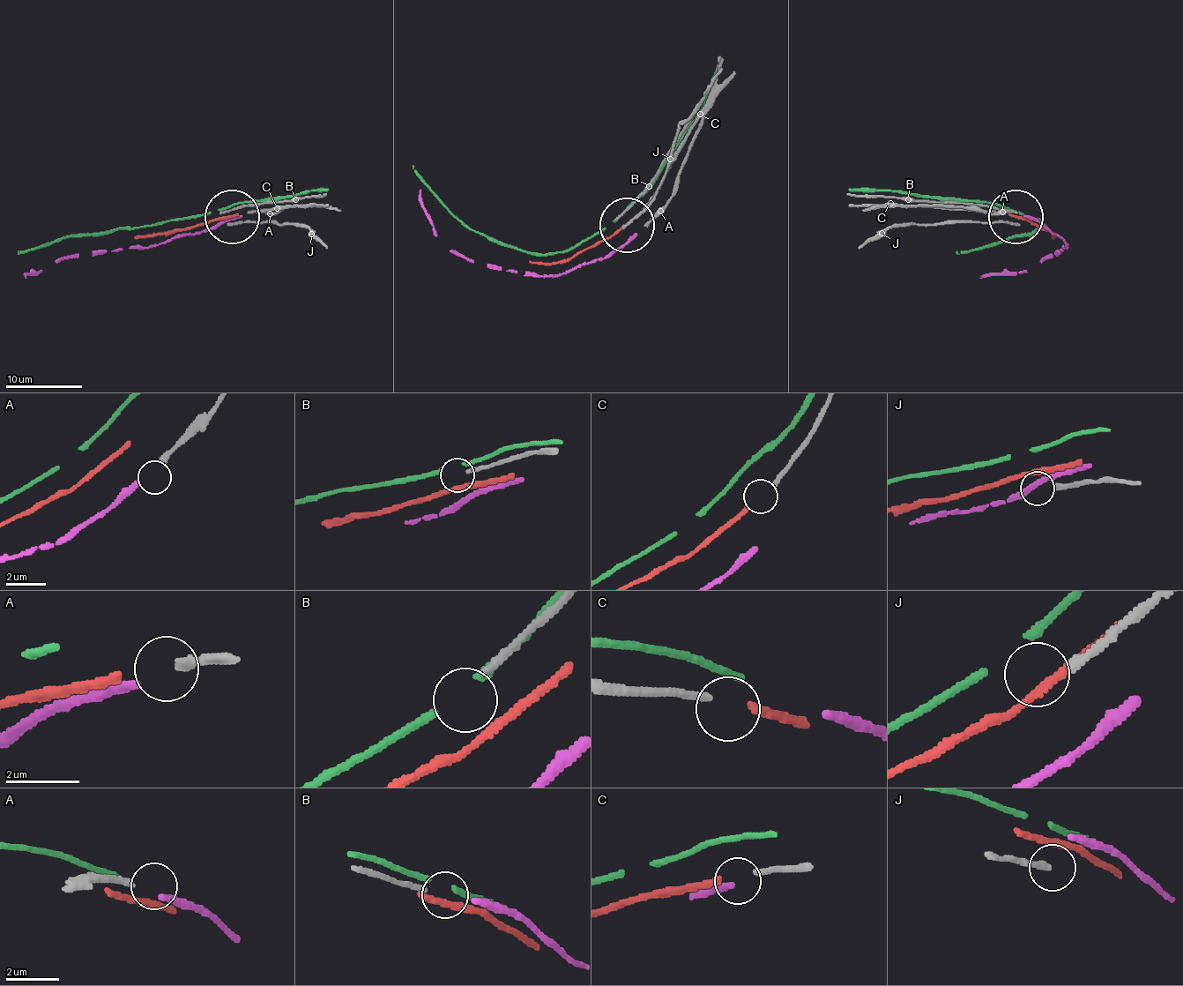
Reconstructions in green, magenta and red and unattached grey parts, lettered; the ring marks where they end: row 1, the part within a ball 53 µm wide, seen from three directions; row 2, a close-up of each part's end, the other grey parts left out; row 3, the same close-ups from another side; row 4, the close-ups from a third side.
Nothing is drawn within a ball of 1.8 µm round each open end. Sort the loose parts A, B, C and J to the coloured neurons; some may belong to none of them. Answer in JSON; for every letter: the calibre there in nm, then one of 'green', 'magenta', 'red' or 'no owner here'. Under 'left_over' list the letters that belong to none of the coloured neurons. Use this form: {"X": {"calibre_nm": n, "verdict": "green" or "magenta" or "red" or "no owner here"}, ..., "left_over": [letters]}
{"A": {"calibre_nm": 220, "verdict": "magenta"}, "B": {"calibre_nm": 190, "verdict": "no owner here"}, "C": {"calibre_nm": 220, "verdict": "red"}, "J": {"calibre_nm": 240, "verdict": "no owner here"}, "left_over": ["B", "J"]}

